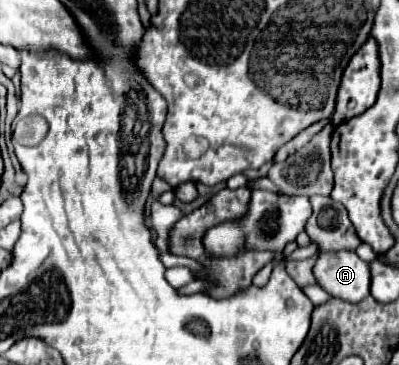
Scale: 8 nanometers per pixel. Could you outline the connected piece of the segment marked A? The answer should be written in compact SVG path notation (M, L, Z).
M355 251L319 253L315 261L315 279L331 295L357 303L369 295L369 263L361 261Z

